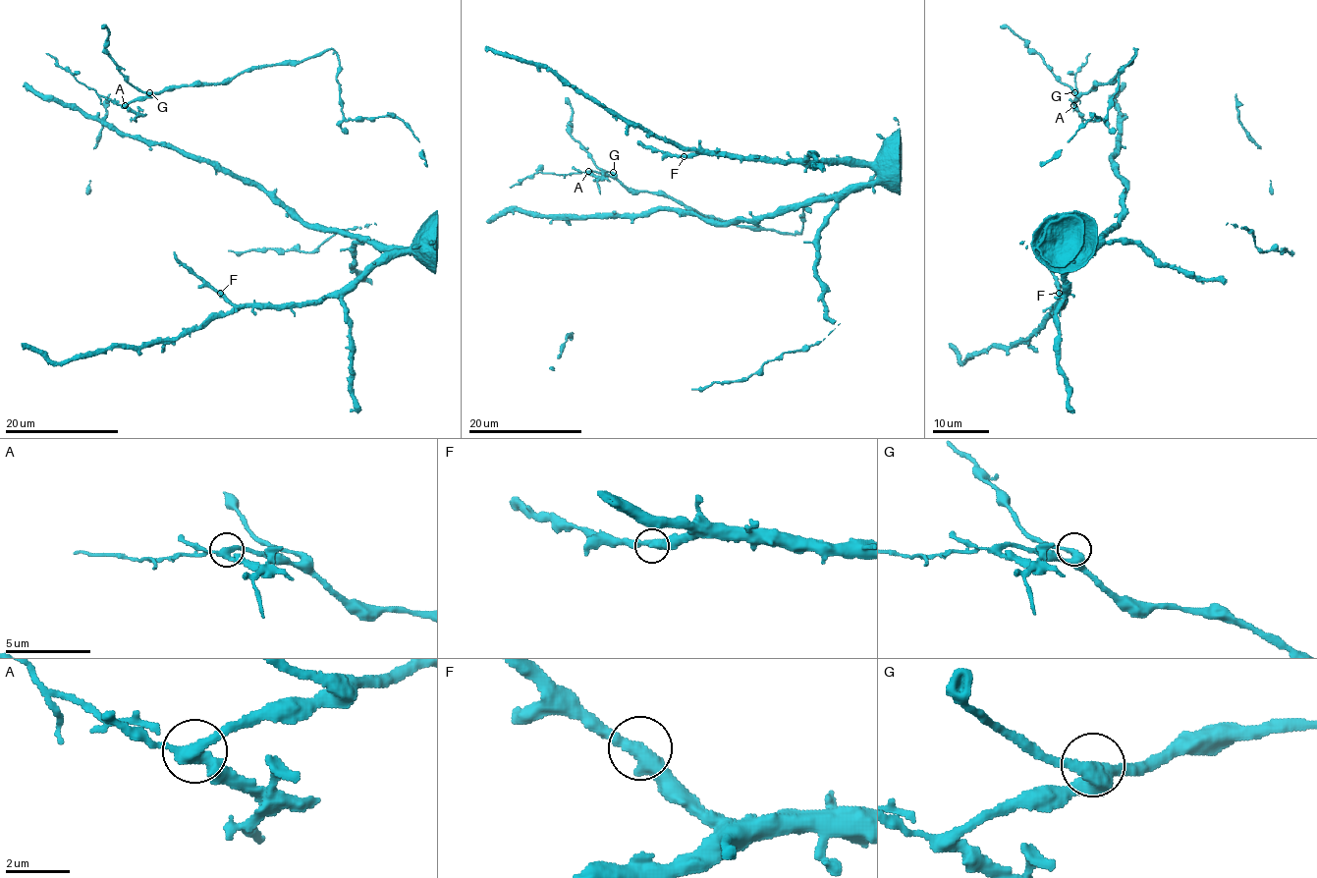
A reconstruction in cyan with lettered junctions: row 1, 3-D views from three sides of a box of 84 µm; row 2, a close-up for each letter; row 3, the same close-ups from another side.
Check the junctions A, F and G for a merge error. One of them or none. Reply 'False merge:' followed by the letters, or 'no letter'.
False merge: A

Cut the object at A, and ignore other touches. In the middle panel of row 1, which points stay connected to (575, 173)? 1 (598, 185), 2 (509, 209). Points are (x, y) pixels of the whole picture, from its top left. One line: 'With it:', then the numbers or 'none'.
With it: 1

